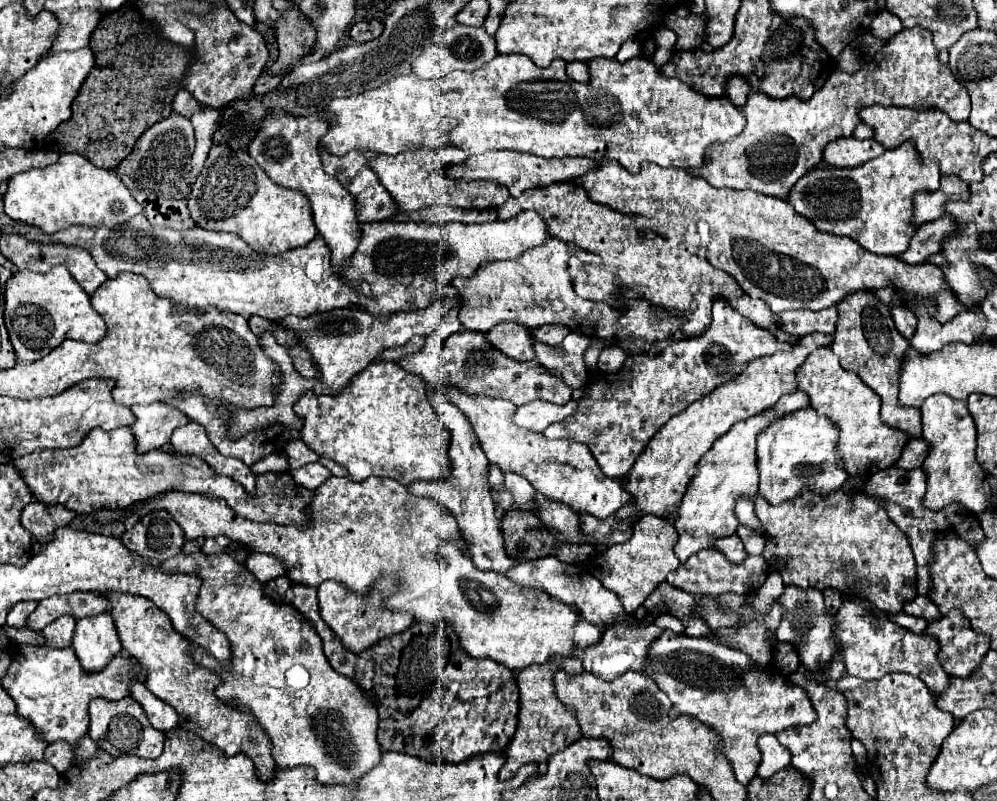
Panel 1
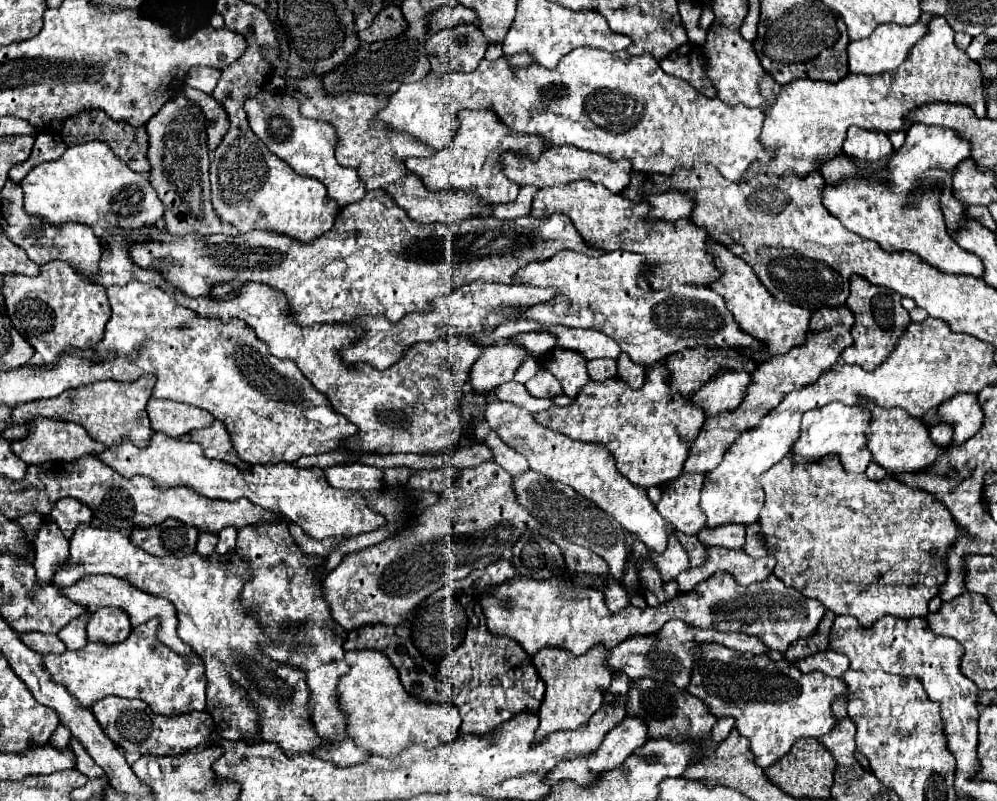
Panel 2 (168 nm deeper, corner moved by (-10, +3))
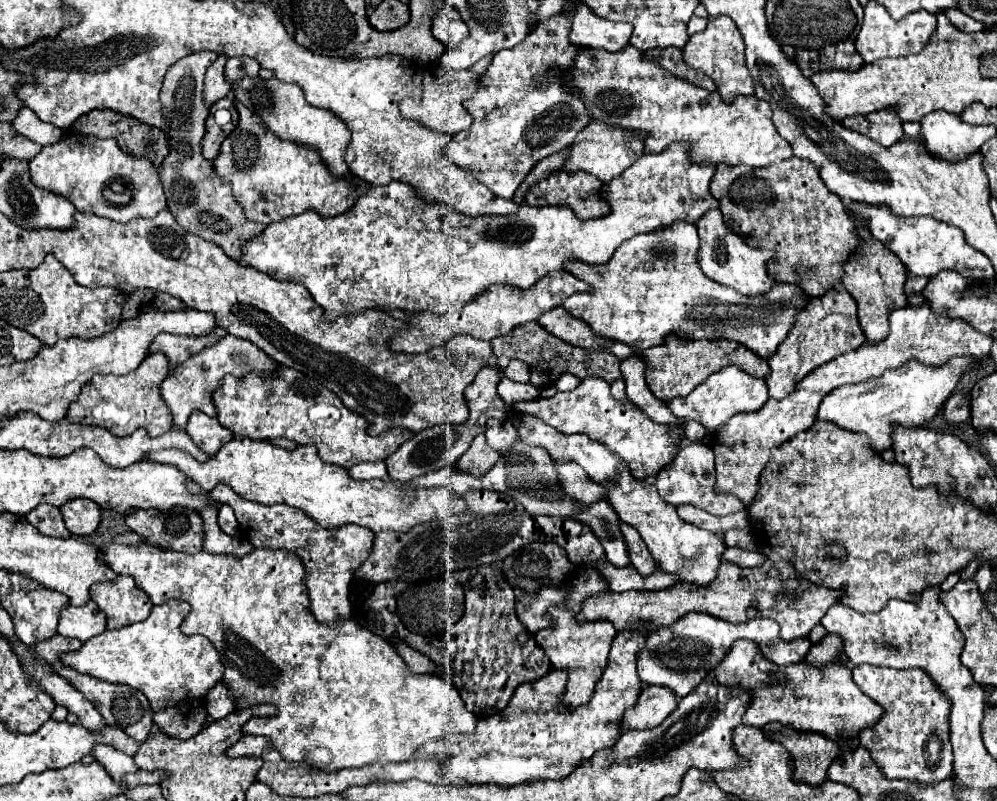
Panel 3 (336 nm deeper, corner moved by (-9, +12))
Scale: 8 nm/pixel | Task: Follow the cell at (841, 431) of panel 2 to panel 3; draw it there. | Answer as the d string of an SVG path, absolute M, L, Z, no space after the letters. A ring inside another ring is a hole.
M956 357L940 367L926 367L918 361L908 361L900 369L884 371L878 379L856 385L842 385L834 389L822 399L818 421L832 421L842 429L866 433L872 441L872 447L882 453L886 449L892 449L894 425L918 429L930 423L944 405L944 401L952 395L958 381L978 367L980 361L976 361L974 357Z

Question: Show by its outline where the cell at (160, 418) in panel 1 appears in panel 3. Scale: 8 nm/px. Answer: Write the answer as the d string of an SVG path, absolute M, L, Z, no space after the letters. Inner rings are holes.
M226 333L218 339L218 343L204 347L202 351L198 351L190 359L186 359L186 365L178 367L178 371L174 375L166 377L166 381L162 383L162 397L174 415L174 425L178 429L184 429L186 421L194 409L198 409L210 417L216 417L212 393L222 385L224 375L234 375L236 379L242 379L242 375L258 373L260 377L268 379L268 377L276 375L276 369L278 369L278 363L274 359L270 359L270 355L262 353L262 349L254 347L254 343Z

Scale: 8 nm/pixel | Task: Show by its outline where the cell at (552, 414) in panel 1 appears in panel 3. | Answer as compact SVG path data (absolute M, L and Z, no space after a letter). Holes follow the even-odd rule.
M502 377L500 383L498 383L498 393L504 399L504 403L508 407L512 407L514 403L536 399L540 391L534 385L530 385L530 383L516 383L516 381L510 381L510 379Z

